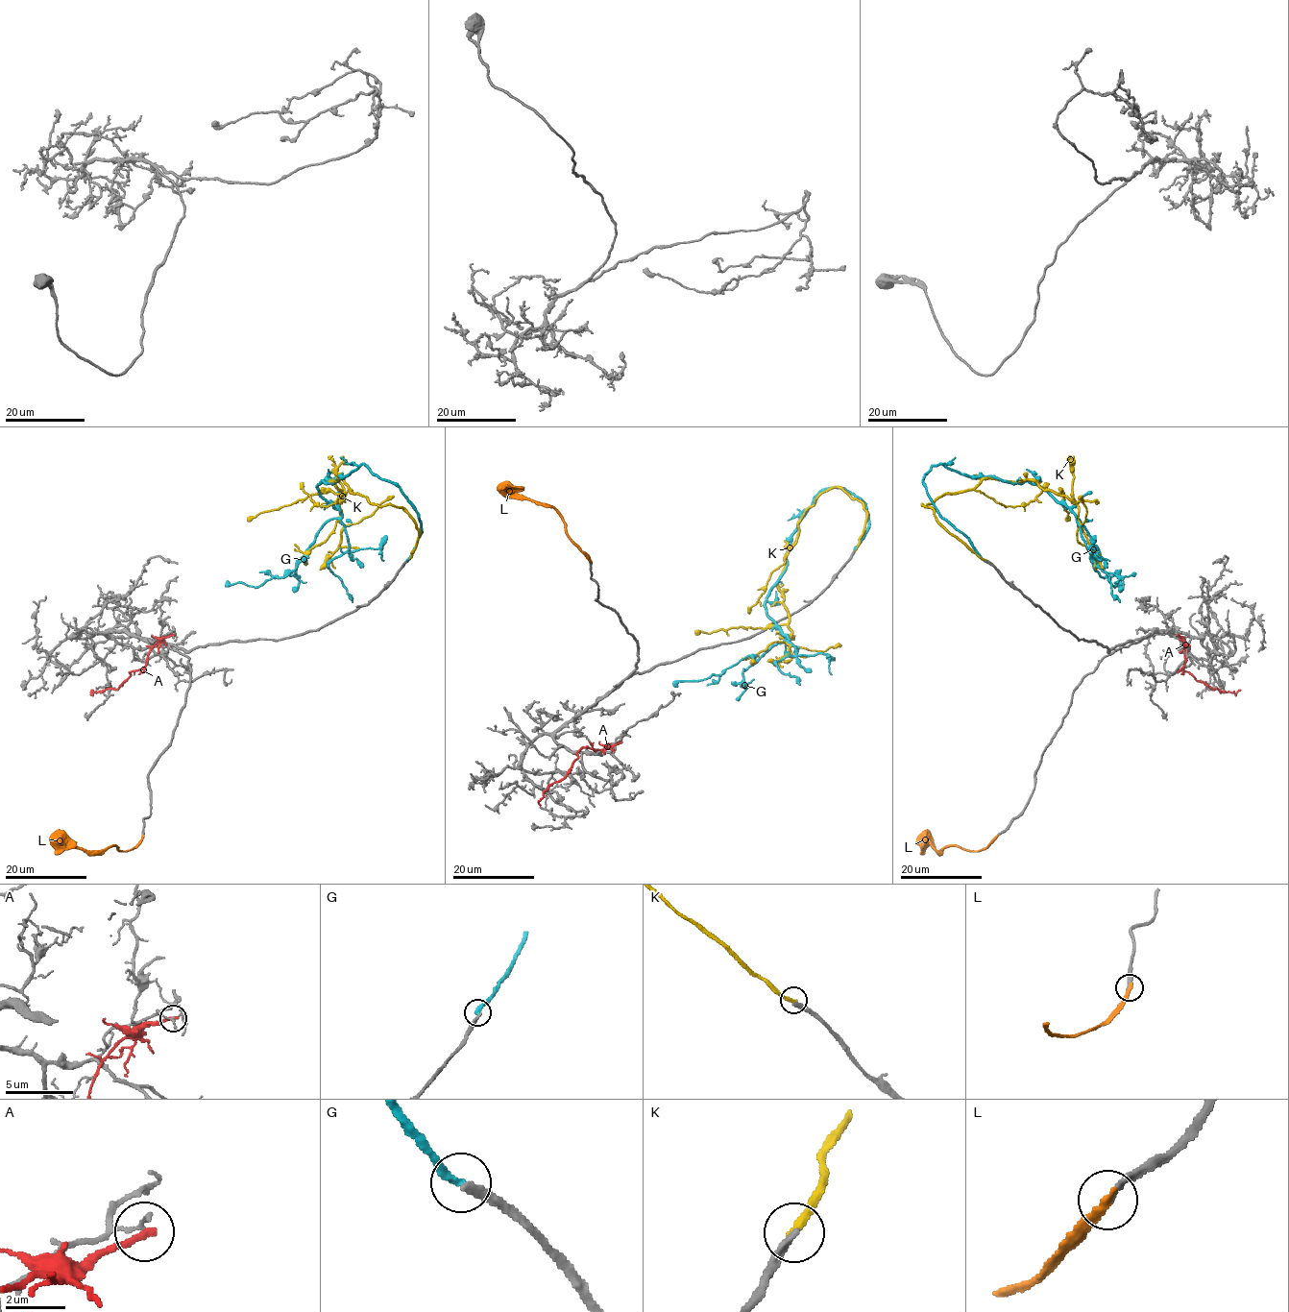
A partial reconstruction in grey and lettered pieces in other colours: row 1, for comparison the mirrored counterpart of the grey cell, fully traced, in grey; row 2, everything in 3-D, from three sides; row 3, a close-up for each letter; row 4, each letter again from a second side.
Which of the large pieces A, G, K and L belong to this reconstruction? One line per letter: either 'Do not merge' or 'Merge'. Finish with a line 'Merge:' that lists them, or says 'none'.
A: Do not merge
G: Do not merge
K: Merge
L: Merge
Merge: K, L

